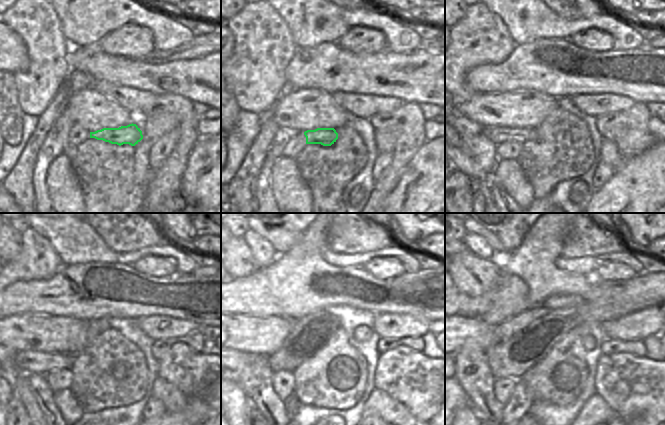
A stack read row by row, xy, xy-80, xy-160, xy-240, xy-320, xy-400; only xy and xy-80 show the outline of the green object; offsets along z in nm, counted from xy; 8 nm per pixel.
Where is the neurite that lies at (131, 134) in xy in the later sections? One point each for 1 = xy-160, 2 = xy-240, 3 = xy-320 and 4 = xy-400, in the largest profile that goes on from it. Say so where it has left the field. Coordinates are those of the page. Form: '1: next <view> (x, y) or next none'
1: next xy-160 (499, 134)
2: next xy-240 (32, 362)
3: next xy-320 (241, 359)
4: next none

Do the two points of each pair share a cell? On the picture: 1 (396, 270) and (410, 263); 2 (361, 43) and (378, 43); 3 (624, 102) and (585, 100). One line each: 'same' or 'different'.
1: different
2: same
3: same

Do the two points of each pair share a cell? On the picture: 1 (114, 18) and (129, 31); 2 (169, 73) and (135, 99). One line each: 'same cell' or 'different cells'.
1: different cells
2: different cells

